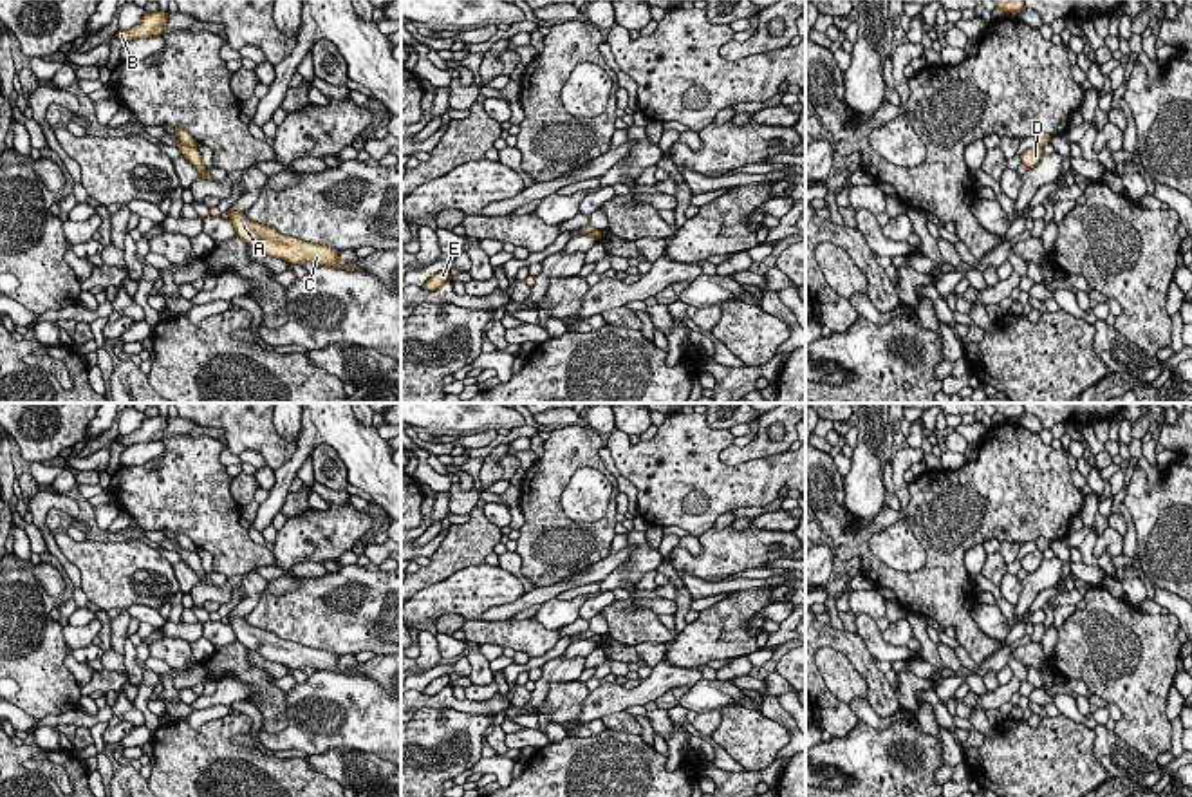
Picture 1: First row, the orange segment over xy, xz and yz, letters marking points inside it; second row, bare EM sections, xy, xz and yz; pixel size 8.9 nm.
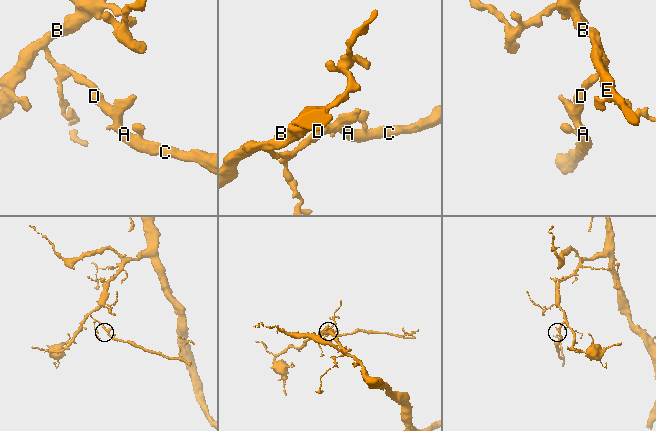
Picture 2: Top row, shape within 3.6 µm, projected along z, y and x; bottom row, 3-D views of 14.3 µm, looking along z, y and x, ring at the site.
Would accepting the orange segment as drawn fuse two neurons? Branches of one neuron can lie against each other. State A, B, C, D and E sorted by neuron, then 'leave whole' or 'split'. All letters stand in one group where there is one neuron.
A C D / B E; split

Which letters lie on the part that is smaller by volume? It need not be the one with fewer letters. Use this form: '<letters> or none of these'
A, C, D

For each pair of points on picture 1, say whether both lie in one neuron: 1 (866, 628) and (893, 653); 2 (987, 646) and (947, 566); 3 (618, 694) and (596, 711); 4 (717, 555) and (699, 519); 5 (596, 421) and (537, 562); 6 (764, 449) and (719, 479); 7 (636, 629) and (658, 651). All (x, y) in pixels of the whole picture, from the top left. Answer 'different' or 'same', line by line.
1: same
2: same
3: same
4: different
5: different
6: different
7: different

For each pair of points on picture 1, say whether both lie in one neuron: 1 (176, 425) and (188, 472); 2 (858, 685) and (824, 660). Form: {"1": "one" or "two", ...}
{"1": "two", "2": "one"}

